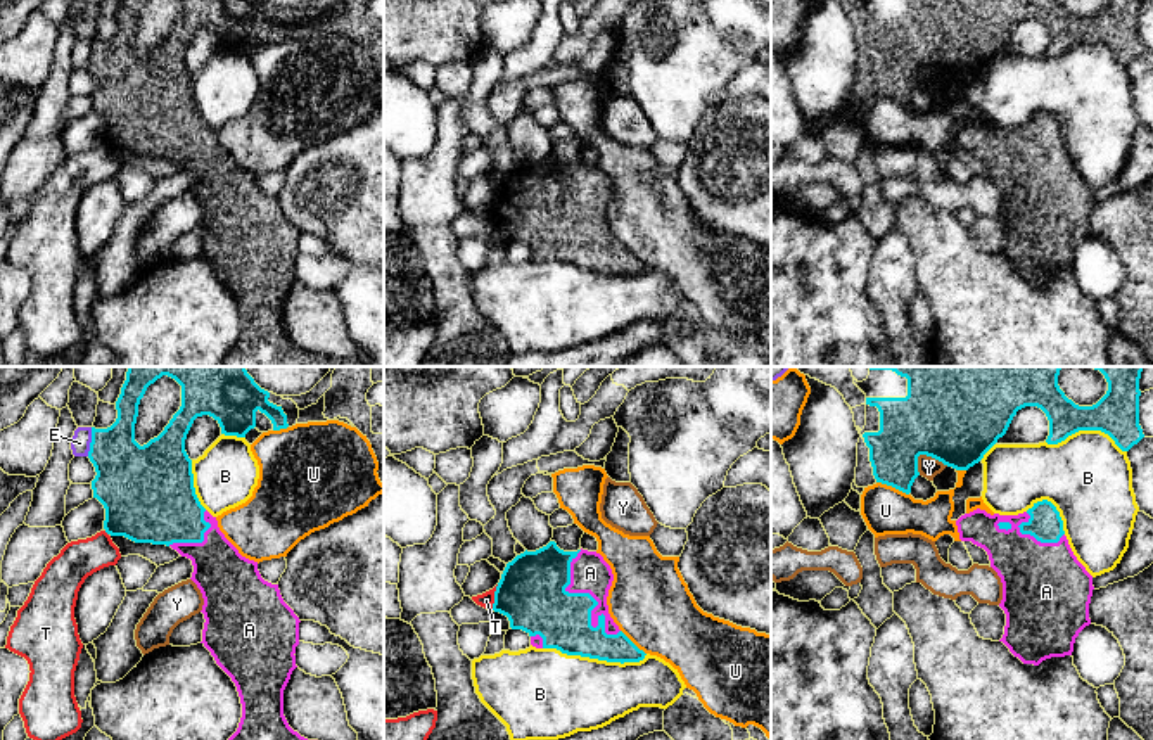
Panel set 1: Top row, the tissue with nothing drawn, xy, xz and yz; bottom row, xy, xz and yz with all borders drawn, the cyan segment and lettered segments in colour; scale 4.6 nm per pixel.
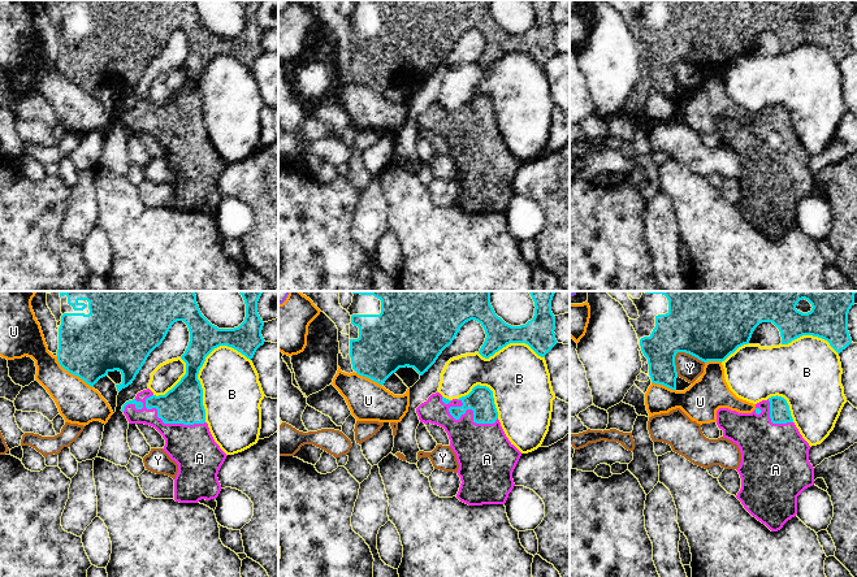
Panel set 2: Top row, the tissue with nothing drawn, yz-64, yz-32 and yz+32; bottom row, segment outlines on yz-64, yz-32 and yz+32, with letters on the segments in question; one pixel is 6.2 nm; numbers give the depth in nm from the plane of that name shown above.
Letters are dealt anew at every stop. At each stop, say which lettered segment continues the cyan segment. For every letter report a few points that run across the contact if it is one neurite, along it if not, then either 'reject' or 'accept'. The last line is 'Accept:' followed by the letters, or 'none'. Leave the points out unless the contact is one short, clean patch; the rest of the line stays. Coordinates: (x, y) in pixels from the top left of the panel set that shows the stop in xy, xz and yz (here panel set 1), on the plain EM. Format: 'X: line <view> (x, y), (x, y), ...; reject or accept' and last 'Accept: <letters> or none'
A: accept
B: reject
E: reject
T: reject
U: reject
Y: reject
Accept: A

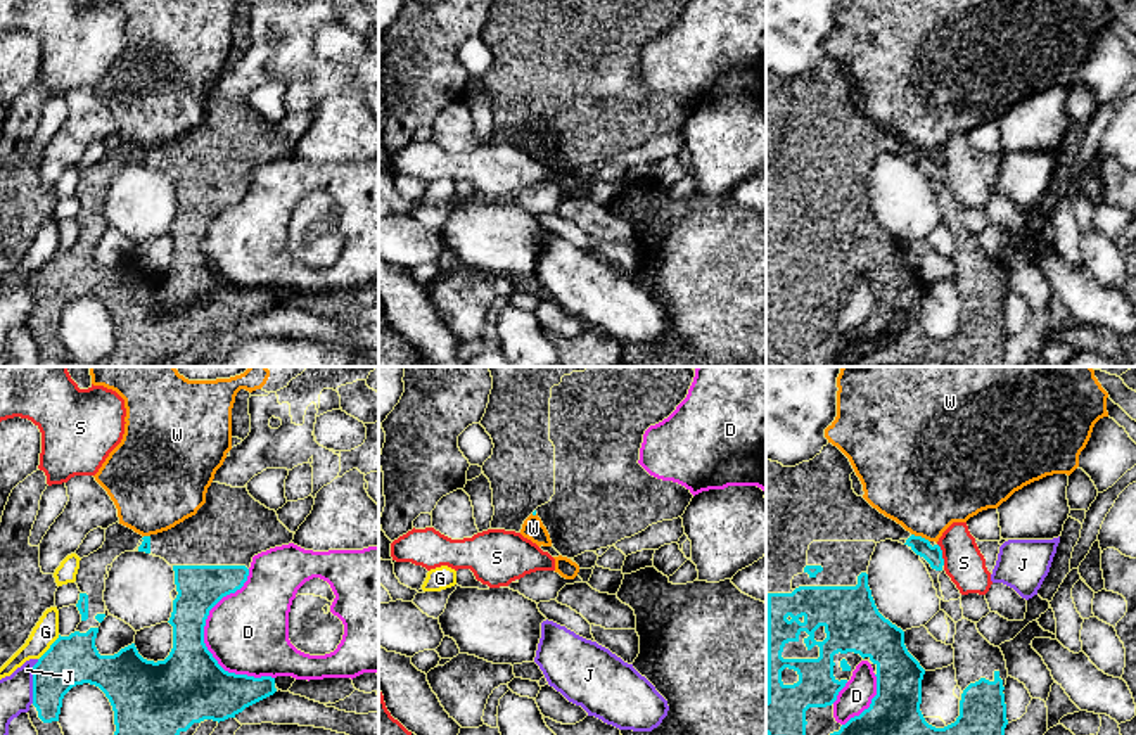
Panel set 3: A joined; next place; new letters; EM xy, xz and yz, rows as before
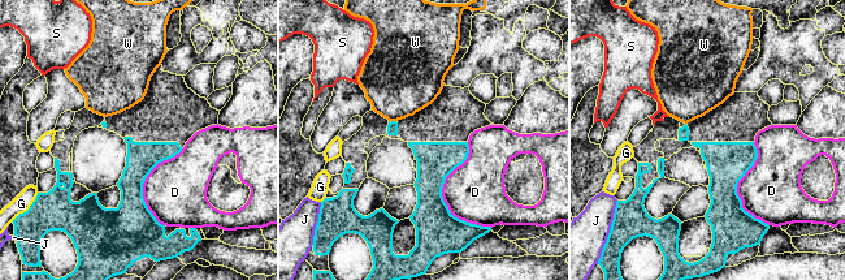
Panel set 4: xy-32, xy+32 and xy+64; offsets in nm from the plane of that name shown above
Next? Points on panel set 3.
D: reject
G: reject
J: line xy (38, 272), (33, 279), (31, 315); reject
S: line yz (938, 156), (944, 177); reject
W: line yz (912, 146), (929, 154); reject
Accept: none

